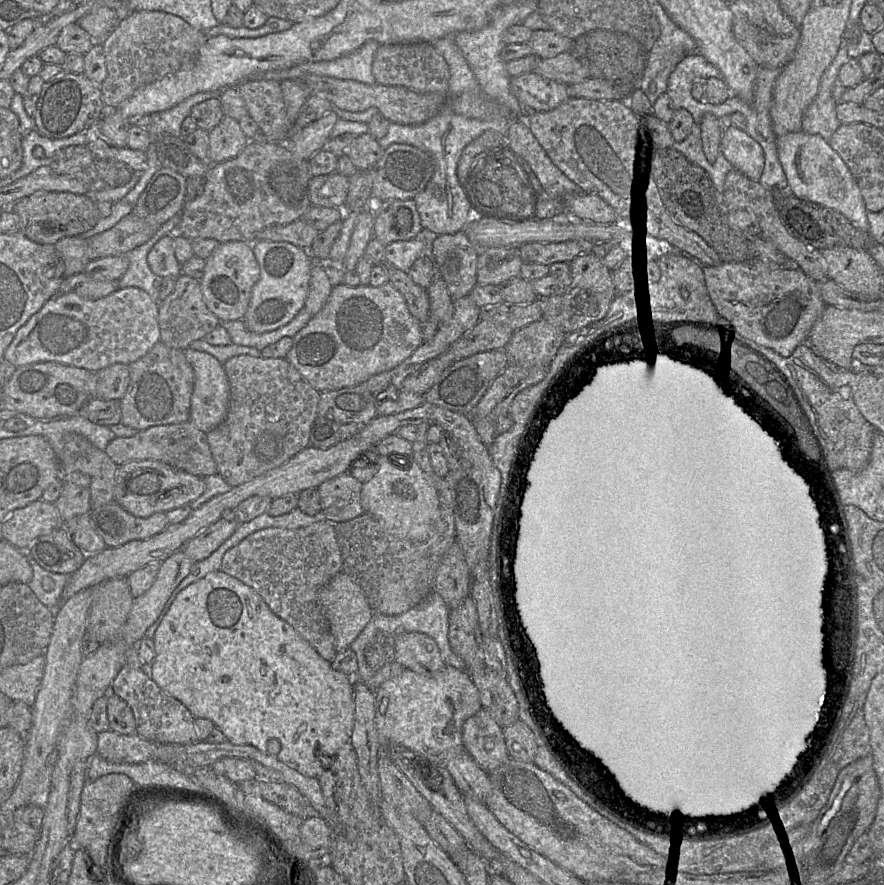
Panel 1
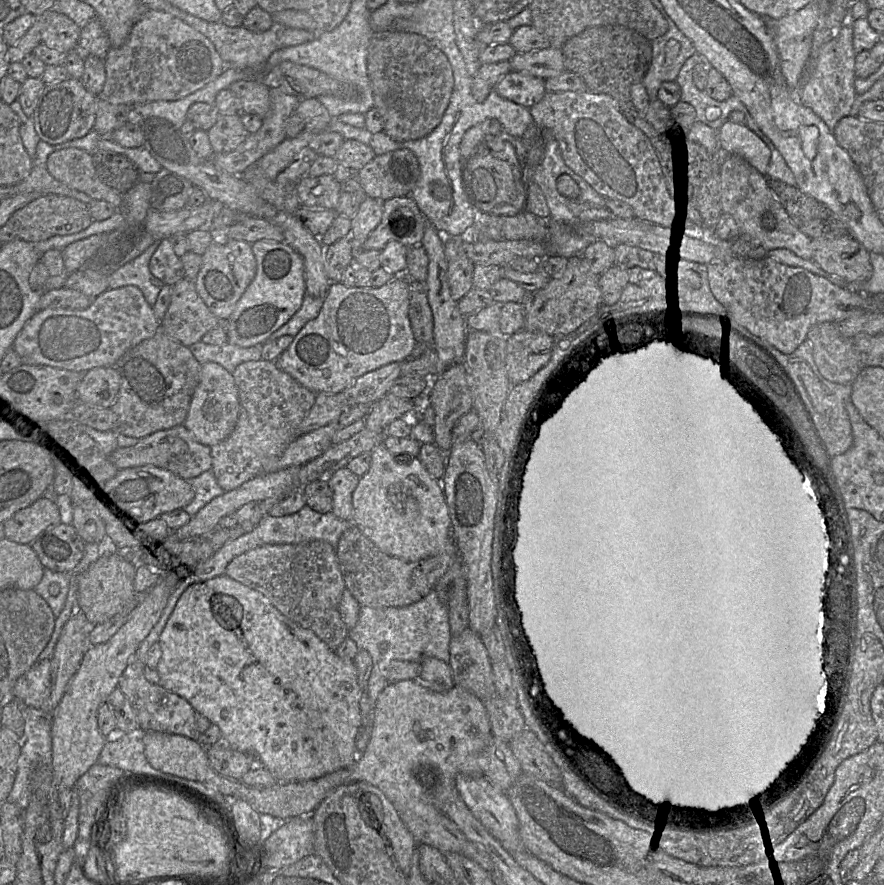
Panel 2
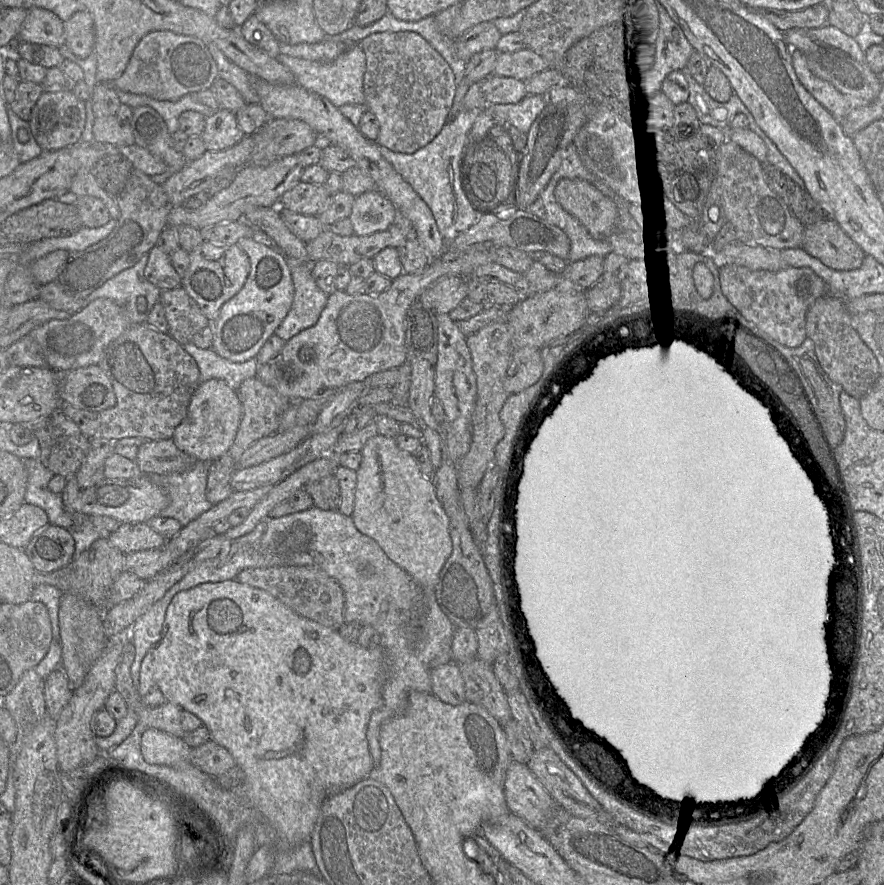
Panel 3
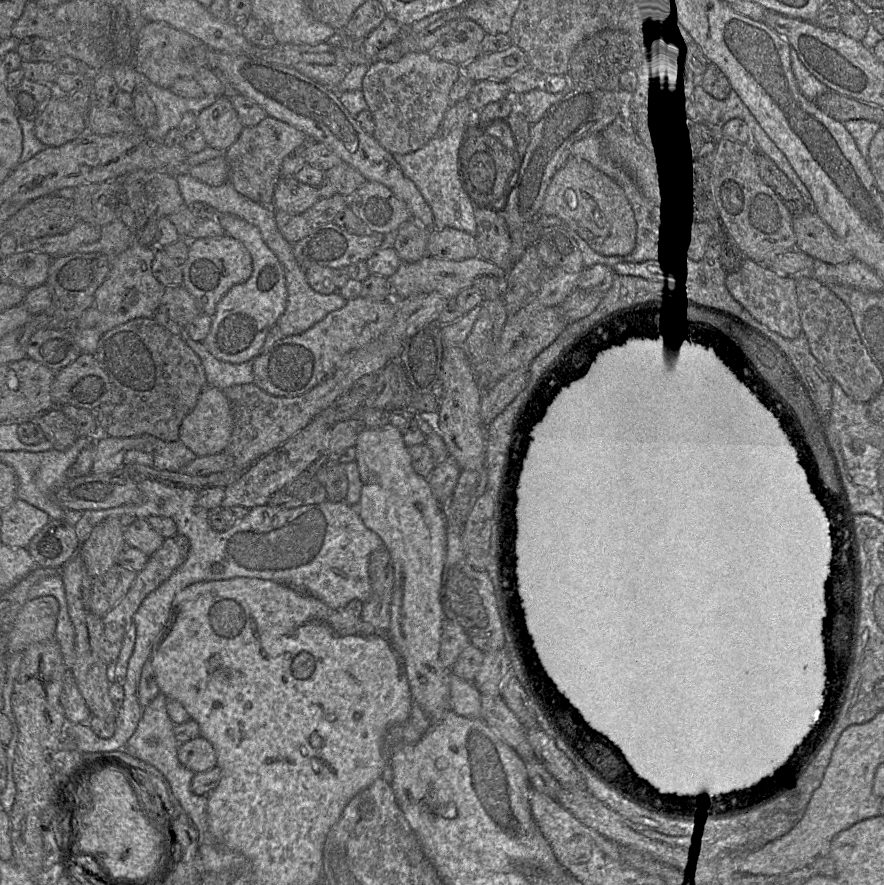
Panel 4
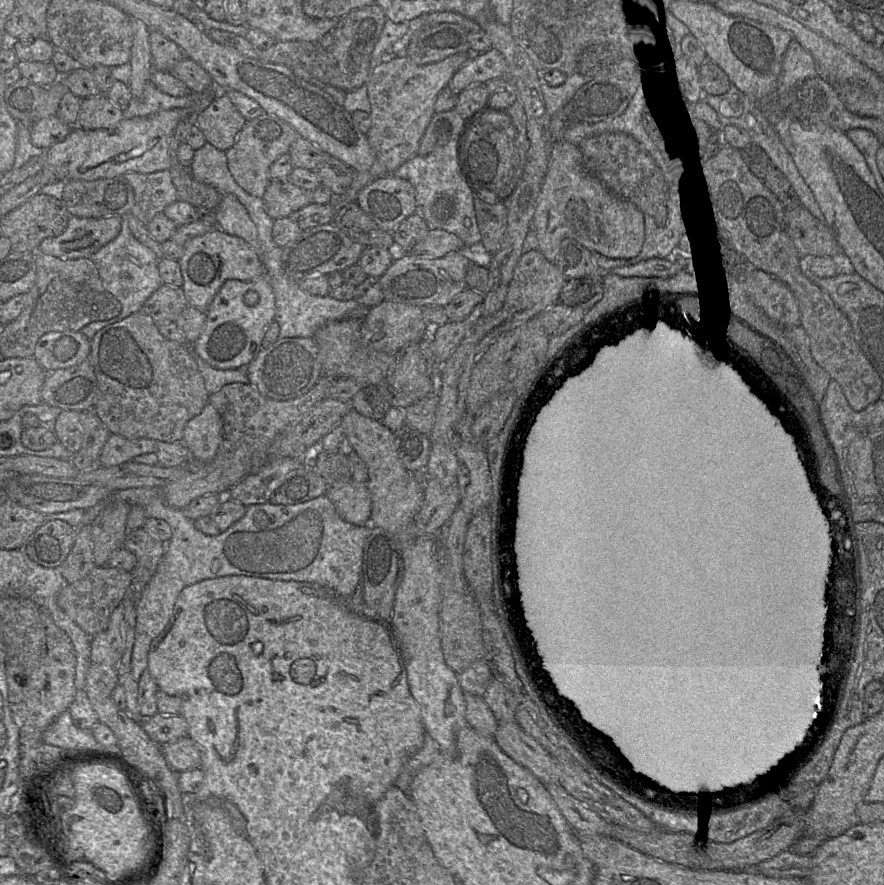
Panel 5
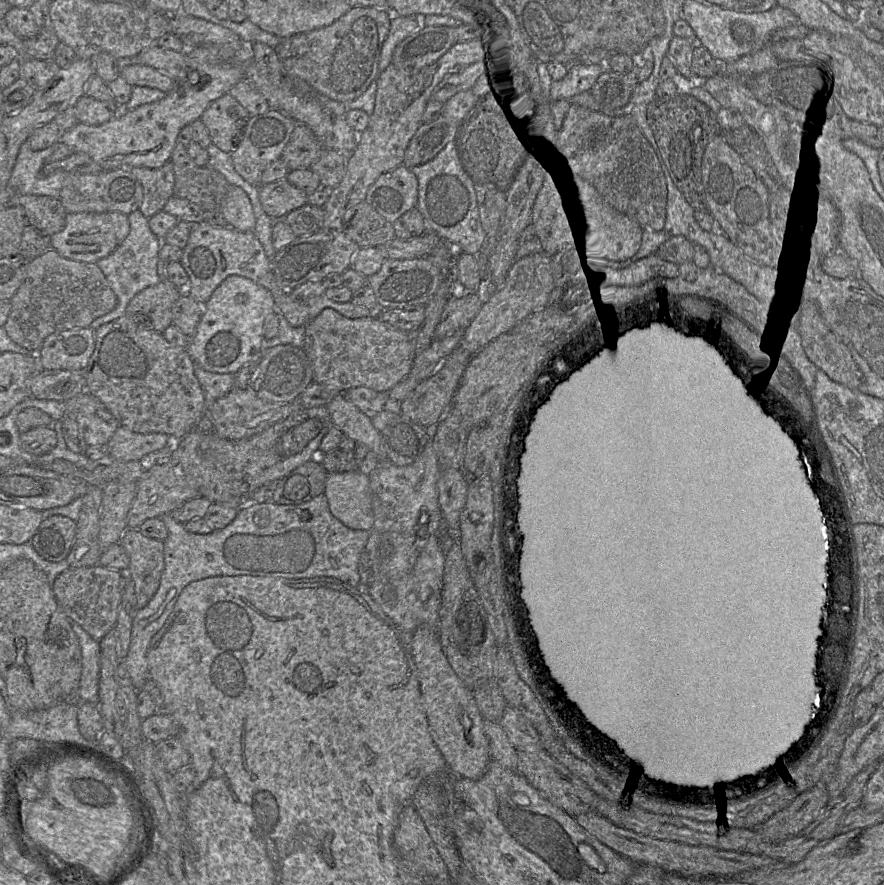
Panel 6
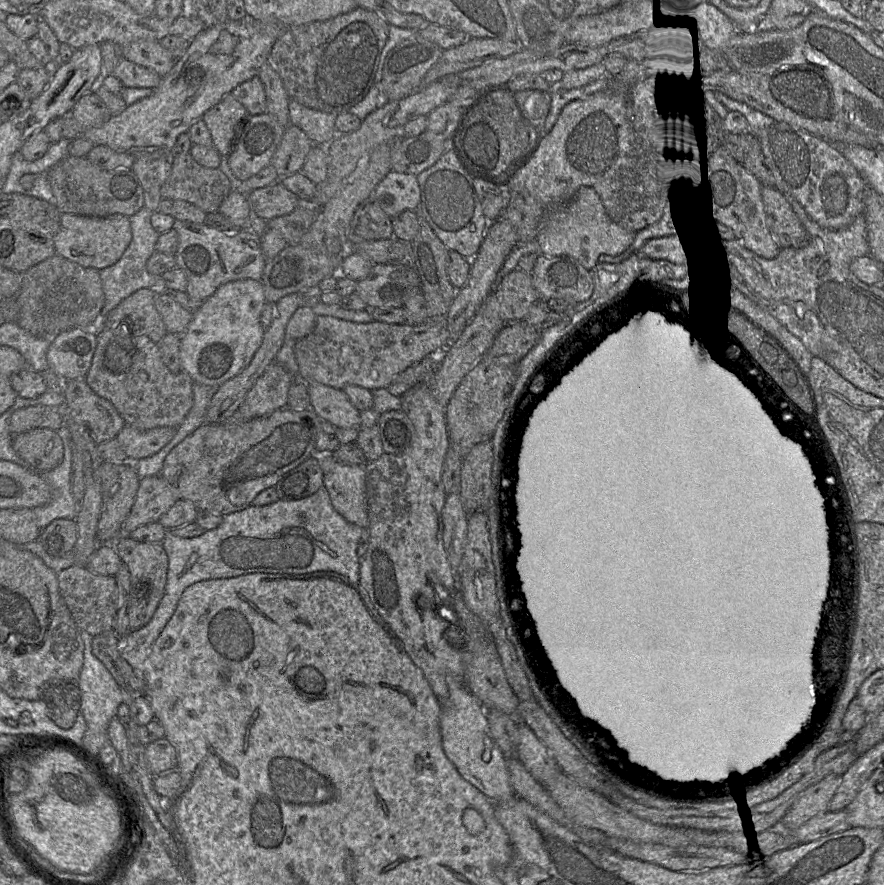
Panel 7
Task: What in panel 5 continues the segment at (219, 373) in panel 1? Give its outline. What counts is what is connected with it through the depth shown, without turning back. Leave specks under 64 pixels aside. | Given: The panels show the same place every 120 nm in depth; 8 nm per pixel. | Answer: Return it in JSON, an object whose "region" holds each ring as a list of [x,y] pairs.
{"region":[[[211,403],[190,419],[184,428],[182,441],[187,446],[190,457],[199,462],[209,462],[217,454],[222,440],[222,419]]]}

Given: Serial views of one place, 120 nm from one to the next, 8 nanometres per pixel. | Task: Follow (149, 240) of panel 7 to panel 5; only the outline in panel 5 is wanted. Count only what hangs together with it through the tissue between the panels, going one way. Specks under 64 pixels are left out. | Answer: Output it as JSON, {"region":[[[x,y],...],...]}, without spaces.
{"region":[[[123,215],[118,236],[90,256],[98,269],[103,287],[121,303],[122,309],[116,317],[93,321],[85,325],[80,331],[88,339],[91,339],[105,326],[123,320],[132,313],[141,311],[144,302],[163,284],[158,270],[160,257],[162,256],[157,255],[133,236],[129,228],[128,216]]]}

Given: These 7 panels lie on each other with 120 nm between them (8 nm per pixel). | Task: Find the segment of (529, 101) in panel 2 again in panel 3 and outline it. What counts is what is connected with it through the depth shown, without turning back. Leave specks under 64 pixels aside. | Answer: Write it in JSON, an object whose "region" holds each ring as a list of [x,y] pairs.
{"region":[[[496,75],[482,81],[482,92],[490,105],[516,104],[528,95],[525,81]]]}

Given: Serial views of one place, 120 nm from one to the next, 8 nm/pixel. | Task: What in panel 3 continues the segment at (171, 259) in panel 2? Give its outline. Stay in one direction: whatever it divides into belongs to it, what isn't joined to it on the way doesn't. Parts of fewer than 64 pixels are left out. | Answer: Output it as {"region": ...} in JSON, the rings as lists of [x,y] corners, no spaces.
{"region":[[[157,245],[149,252],[144,276],[162,291],[181,286],[181,277],[171,264],[170,254],[165,253]]]}

